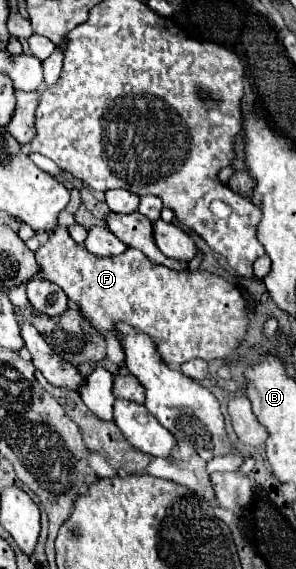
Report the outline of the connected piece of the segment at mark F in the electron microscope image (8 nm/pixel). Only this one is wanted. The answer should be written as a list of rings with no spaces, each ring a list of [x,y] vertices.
[[[66,226],[56,228],[48,242],[42,244],[36,250],[36,262],[40,266],[40,278],[56,282],[66,296],[78,304],[82,316],[88,320],[88,324],[98,332],[98,334],[110,334],[112,338],[116,334],[116,324],[124,322],[140,332],[146,332],[154,342],[156,342],[156,352],[158,356],[170,366],[170,368],[180,368],[180,364],[192,360],[192,358],[202,358],[202,360],[216,360],[216,358],[228,358],[232,352],[244,342],[246,330],[248,330],[248,312],[246,312],[246,302],[232,282],[226,282],[224,278],[208,272],[174,272],[166,266],[152,264],[140,250],[126,250],[120,256],[114,258],[98,258],[86,252],[84,246],[76,244]]]

